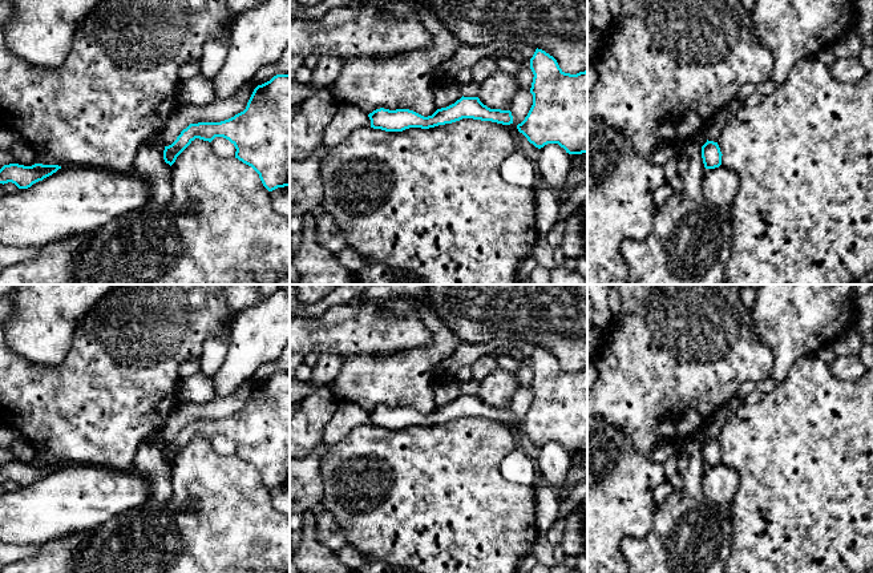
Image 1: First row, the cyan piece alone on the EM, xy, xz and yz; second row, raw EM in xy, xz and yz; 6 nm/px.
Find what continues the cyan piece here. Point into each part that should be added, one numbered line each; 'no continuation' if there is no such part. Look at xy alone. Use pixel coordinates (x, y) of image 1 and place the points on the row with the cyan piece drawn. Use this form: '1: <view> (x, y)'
no continuation

